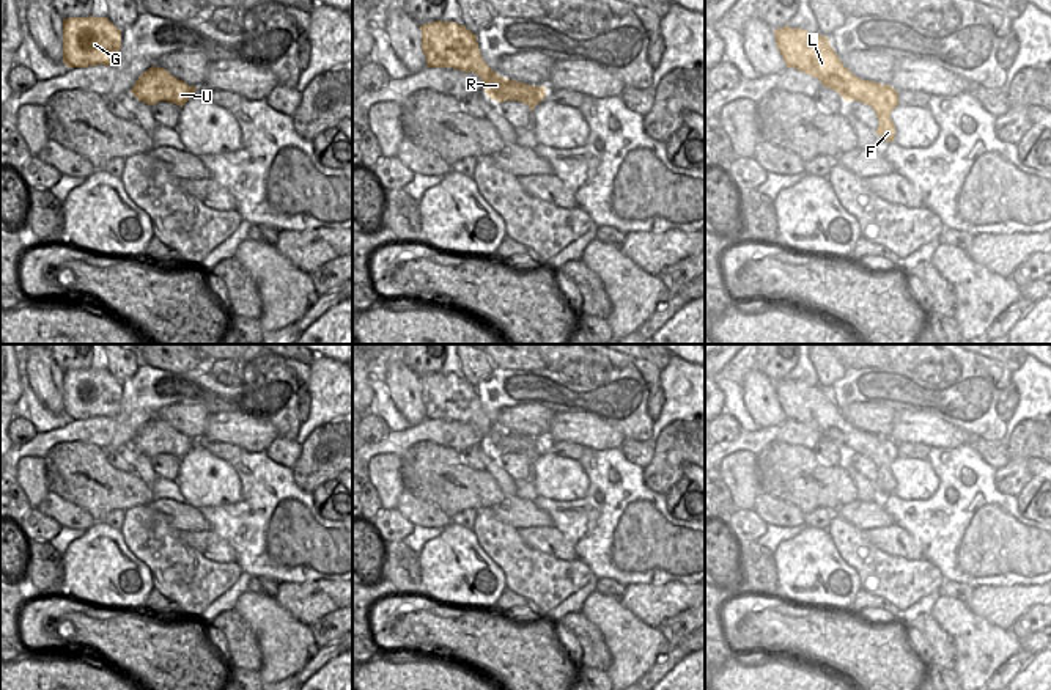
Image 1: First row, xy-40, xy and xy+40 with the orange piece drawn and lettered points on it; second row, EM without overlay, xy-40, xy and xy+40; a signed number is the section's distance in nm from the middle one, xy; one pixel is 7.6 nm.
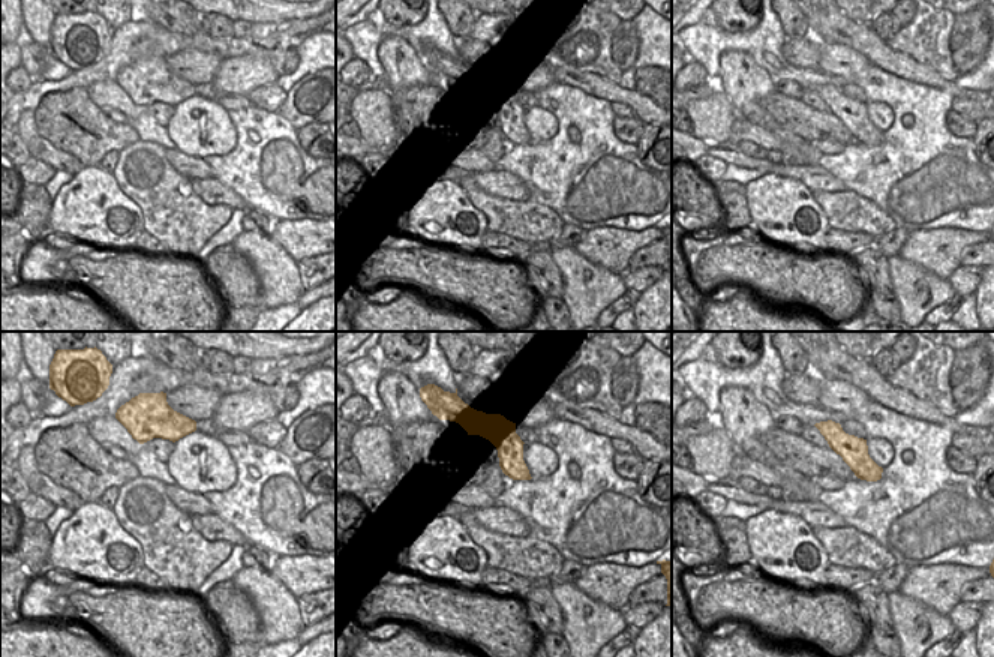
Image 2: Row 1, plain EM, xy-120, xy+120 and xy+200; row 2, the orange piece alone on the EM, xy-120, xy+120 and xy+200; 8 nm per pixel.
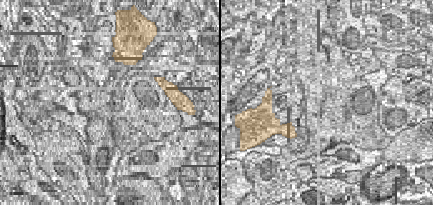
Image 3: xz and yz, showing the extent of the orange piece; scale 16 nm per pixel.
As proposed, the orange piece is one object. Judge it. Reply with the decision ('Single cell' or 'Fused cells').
Fused cells

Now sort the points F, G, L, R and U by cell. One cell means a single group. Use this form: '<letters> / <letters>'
F G L R / U

